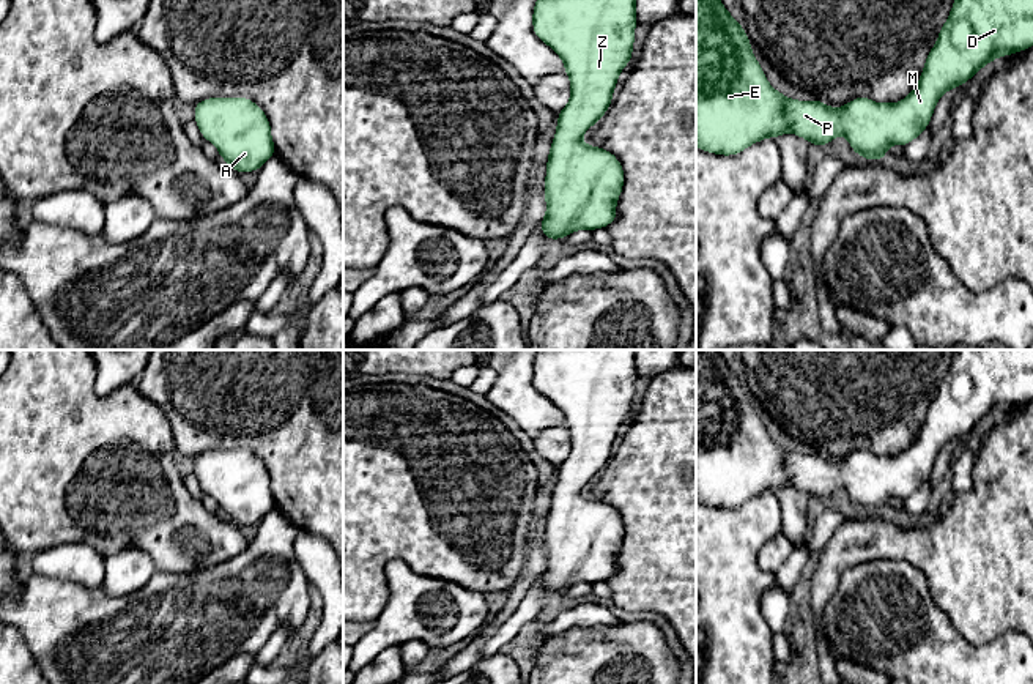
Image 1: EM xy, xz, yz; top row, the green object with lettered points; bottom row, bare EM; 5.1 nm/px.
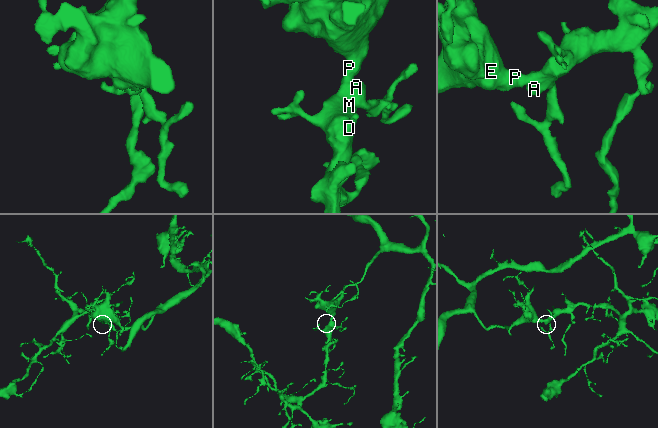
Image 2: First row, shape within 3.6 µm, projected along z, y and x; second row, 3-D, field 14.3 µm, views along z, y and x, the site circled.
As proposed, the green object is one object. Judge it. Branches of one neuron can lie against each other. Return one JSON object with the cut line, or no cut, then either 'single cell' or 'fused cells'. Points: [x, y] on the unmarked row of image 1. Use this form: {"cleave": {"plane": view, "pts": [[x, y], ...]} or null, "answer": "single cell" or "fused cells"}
{"cleave": null, "answer": "single cell"}

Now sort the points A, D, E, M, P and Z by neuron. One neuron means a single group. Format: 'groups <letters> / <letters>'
groups A D E M P Z

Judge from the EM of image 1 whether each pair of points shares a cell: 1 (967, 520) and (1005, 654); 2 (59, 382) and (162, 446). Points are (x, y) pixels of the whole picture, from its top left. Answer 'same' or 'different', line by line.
1: different
2: same

